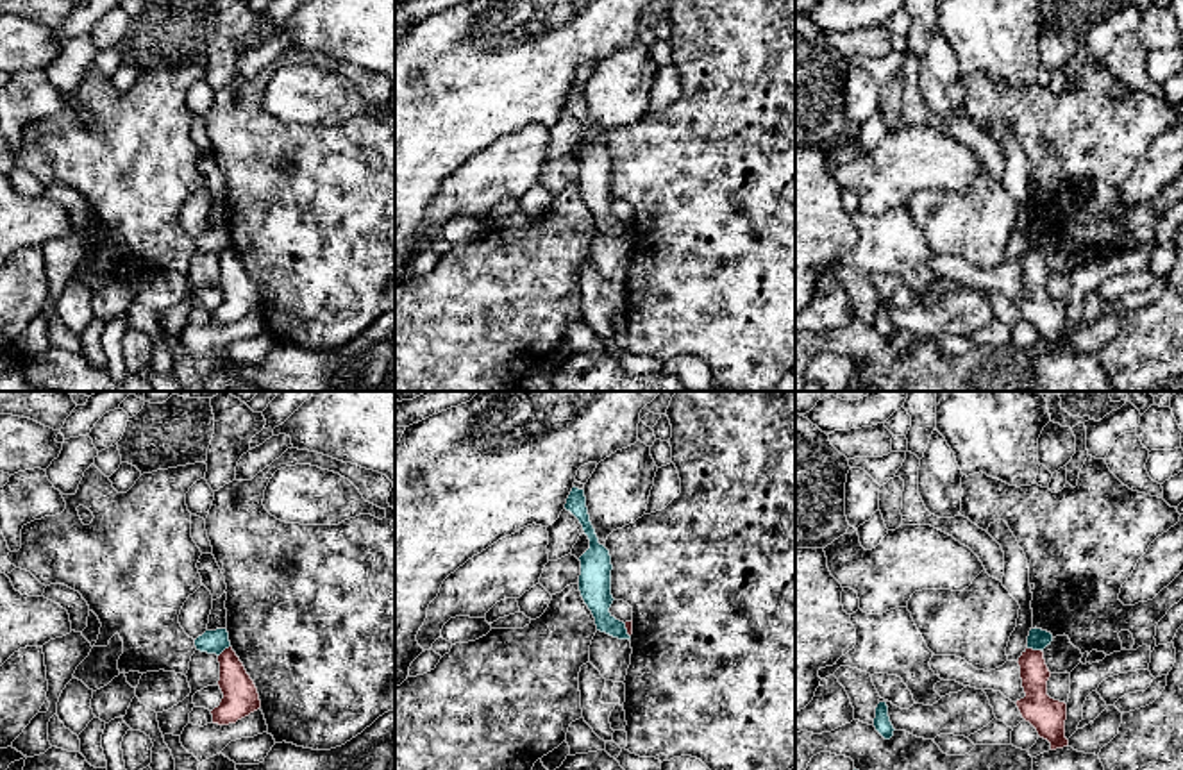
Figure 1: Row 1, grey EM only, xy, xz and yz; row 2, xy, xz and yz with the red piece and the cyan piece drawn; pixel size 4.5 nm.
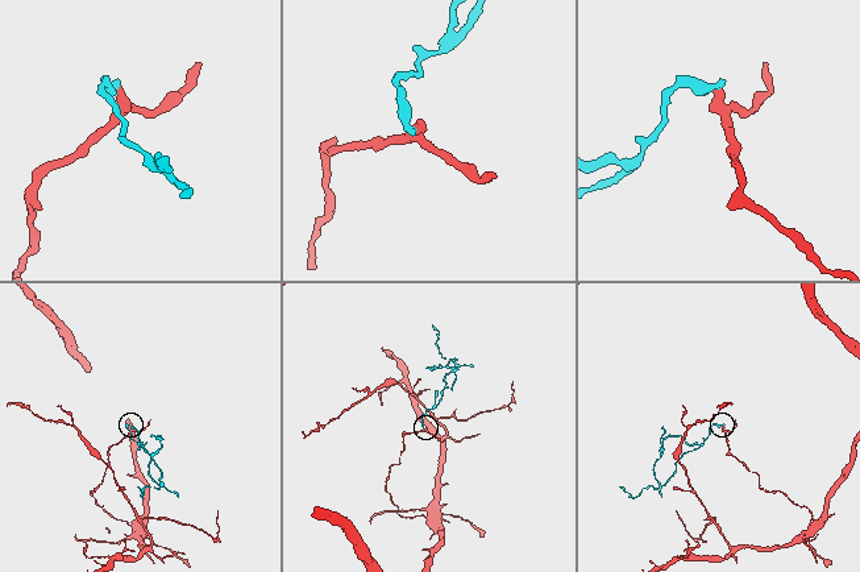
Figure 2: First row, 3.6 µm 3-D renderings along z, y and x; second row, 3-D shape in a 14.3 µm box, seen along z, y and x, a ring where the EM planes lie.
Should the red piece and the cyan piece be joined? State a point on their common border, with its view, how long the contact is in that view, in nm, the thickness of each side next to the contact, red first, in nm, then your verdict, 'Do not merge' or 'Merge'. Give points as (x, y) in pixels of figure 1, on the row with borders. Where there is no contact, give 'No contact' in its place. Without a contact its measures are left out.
Touches red at yz (1035, 651). Shared border 70 nm. Thickness 150 nm (red) against 90 nm. Do not merge

